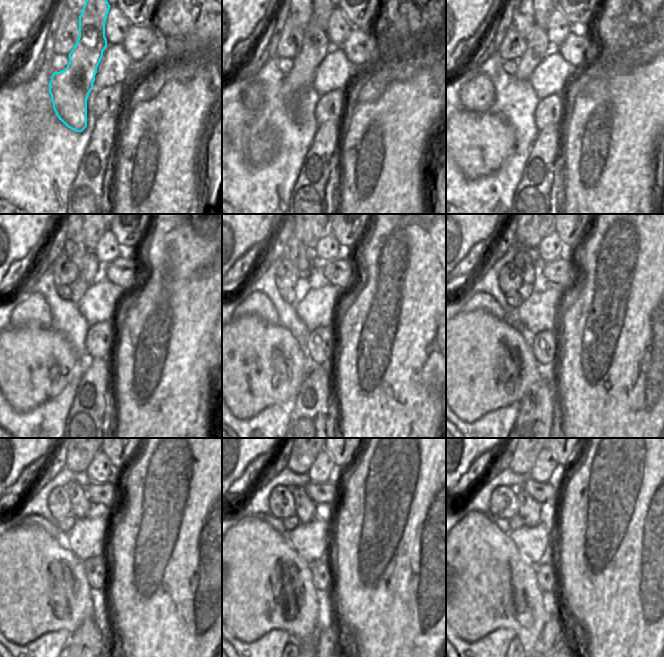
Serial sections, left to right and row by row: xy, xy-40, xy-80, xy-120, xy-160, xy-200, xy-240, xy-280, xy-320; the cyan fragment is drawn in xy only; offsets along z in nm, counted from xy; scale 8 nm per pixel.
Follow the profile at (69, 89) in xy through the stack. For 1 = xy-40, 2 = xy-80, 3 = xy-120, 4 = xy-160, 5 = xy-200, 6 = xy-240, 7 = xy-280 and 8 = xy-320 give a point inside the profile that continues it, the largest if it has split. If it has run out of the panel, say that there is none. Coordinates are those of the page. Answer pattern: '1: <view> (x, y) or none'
1: xy-40 (315, 41)
2: xy-80 (537, 43)
3: xy-120 (89, 265)
4: xy-160 (315, 234)
5: xy-200 (537, 234)
6: xy-240 (87, 458)
7: xy-280 (311, 458)
8: xy-320 (533, 458)

